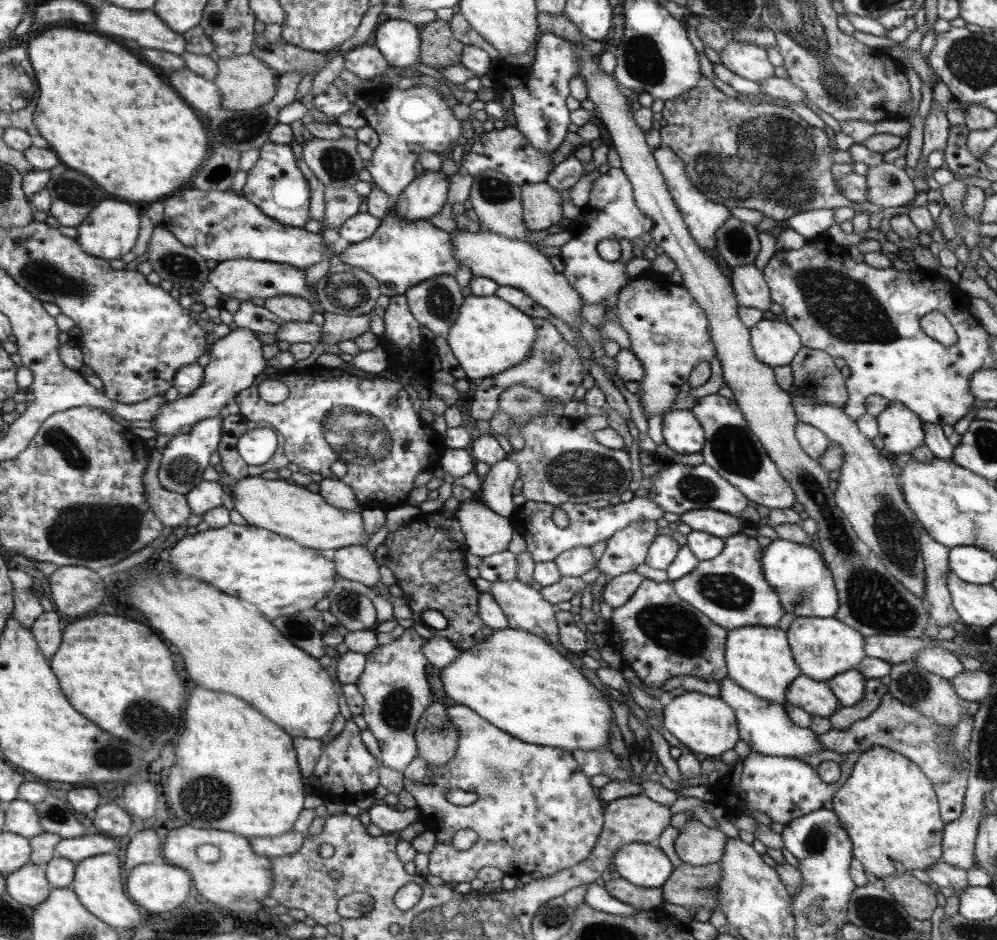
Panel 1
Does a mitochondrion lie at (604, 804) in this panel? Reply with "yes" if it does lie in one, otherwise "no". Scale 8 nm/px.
no

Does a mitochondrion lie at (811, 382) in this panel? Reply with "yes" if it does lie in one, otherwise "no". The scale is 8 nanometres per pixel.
yes

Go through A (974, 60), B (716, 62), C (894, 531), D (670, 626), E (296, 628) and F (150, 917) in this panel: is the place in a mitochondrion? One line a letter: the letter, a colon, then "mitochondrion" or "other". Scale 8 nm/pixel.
A: mitochondrion
B: other
C: mitochondrion
D: mitochondrion
E: mitochondrion
F: other

